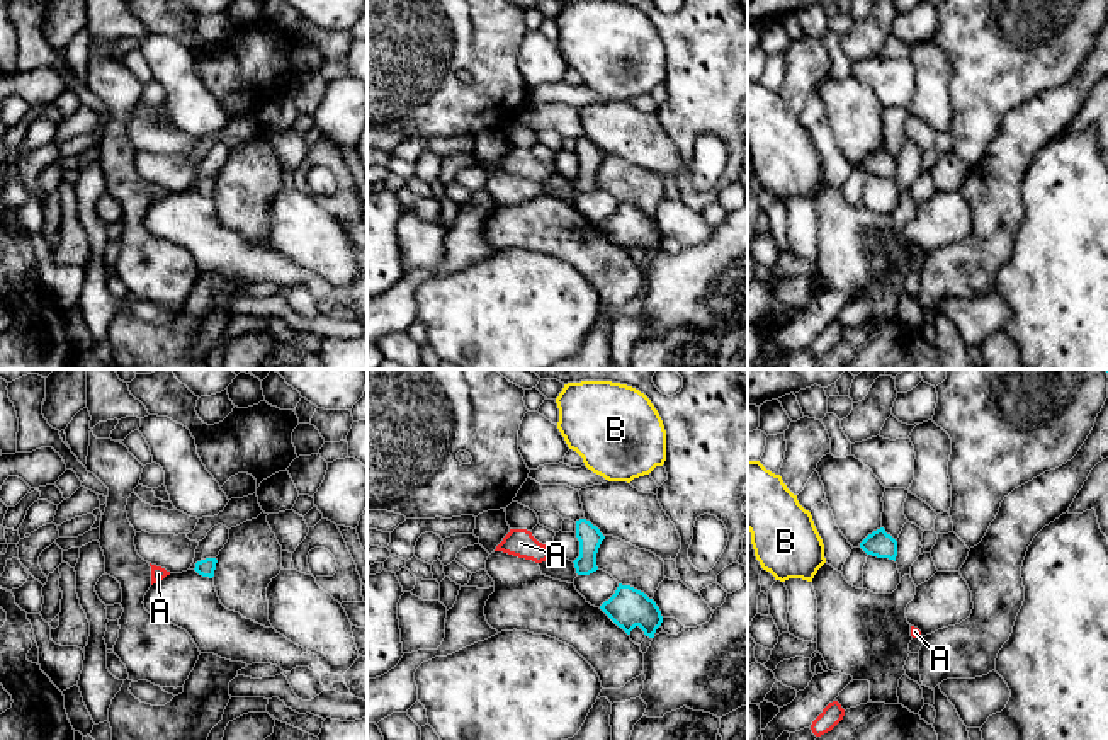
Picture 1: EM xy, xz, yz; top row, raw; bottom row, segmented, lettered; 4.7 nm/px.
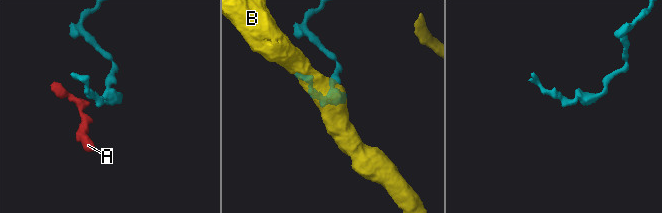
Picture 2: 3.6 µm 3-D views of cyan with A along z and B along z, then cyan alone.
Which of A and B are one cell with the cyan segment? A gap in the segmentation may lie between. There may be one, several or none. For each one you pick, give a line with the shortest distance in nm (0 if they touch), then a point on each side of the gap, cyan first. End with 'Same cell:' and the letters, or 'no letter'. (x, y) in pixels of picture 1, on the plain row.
Same cell: no letter

